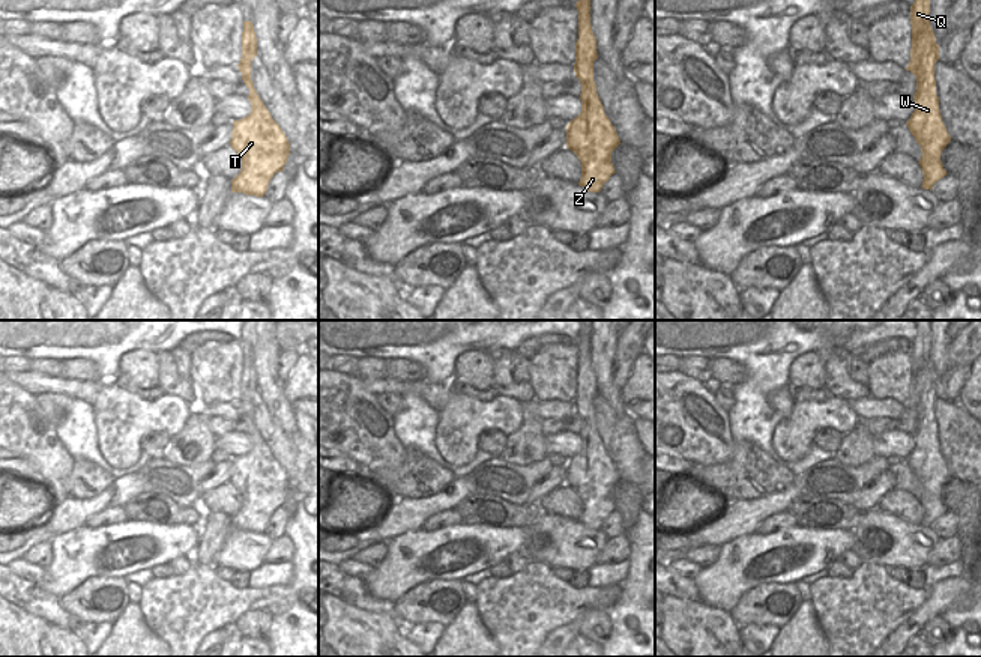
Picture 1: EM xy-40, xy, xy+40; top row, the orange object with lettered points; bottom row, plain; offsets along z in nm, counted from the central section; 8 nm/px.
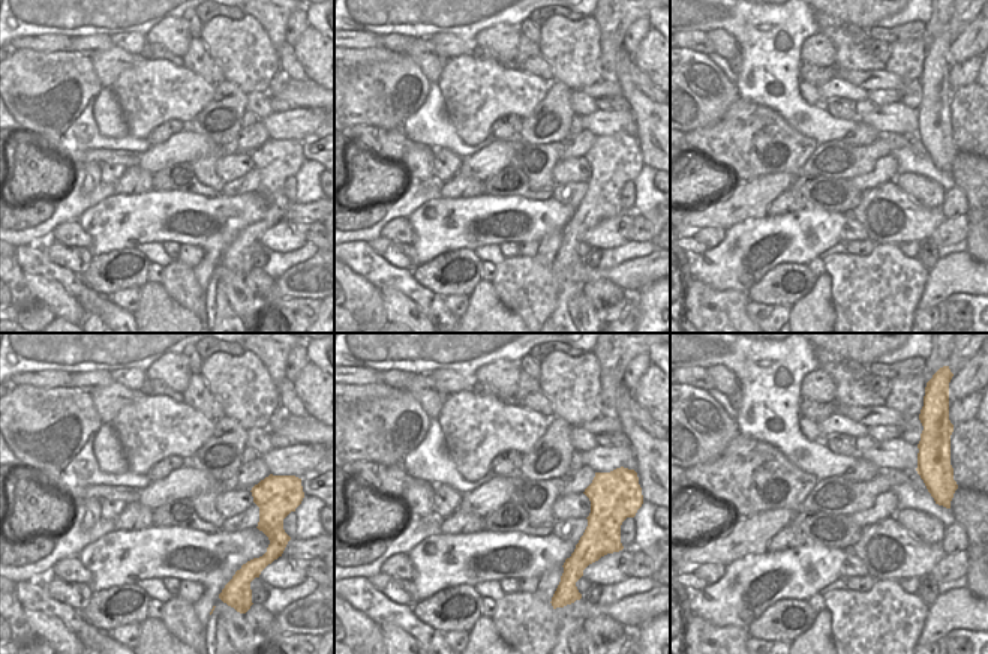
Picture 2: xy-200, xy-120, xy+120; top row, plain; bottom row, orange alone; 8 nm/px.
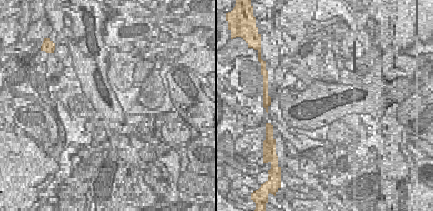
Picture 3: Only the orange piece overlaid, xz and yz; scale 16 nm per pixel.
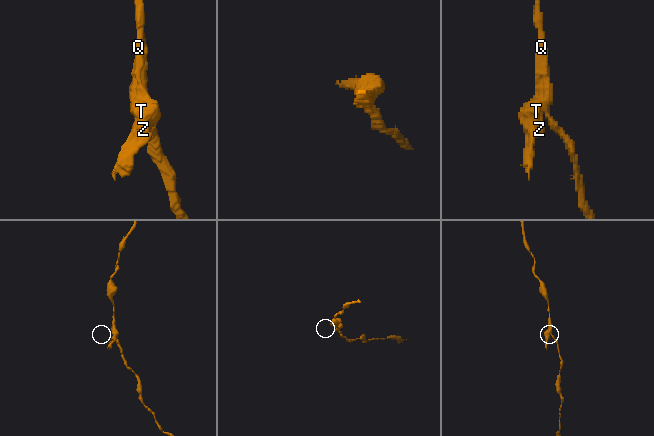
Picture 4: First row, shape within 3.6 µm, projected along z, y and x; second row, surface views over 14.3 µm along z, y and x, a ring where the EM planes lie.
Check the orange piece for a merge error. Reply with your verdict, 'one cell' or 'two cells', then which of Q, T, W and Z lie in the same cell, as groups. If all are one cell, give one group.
two cells | Q / T W Z

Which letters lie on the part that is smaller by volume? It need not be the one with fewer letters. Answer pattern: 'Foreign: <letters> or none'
Foreign: T, W, Z

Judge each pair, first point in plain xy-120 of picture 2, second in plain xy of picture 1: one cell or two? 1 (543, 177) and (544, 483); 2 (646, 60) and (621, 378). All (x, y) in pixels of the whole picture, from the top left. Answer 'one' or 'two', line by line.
1: two
2: two

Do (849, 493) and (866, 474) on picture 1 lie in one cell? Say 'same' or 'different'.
same

